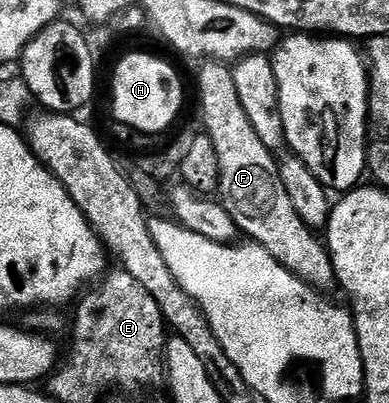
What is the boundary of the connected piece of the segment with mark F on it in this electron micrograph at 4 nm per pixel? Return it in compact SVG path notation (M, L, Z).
M207 61L199 71L199 107L203 110L202 130L213 141L213 149L217 149L217 165L221 165L219 174L218 198L223 208L233 217L240 232L248 235L252 244L264 247L286 271L293 272L309 287L324 289L335 287L335 266L331 264L331 253L322 242L317 240L316 232L305 226L301 217L297 217L297 209L293 209L293 201L289 201L289 193L285 193L285 185L281 185L279 164L276 156L265 145L261 145L261 137L253 130L249 117L245 117L245 109L241 109L241 101L237 97L237 85L233 85L233 70L226 63Z

